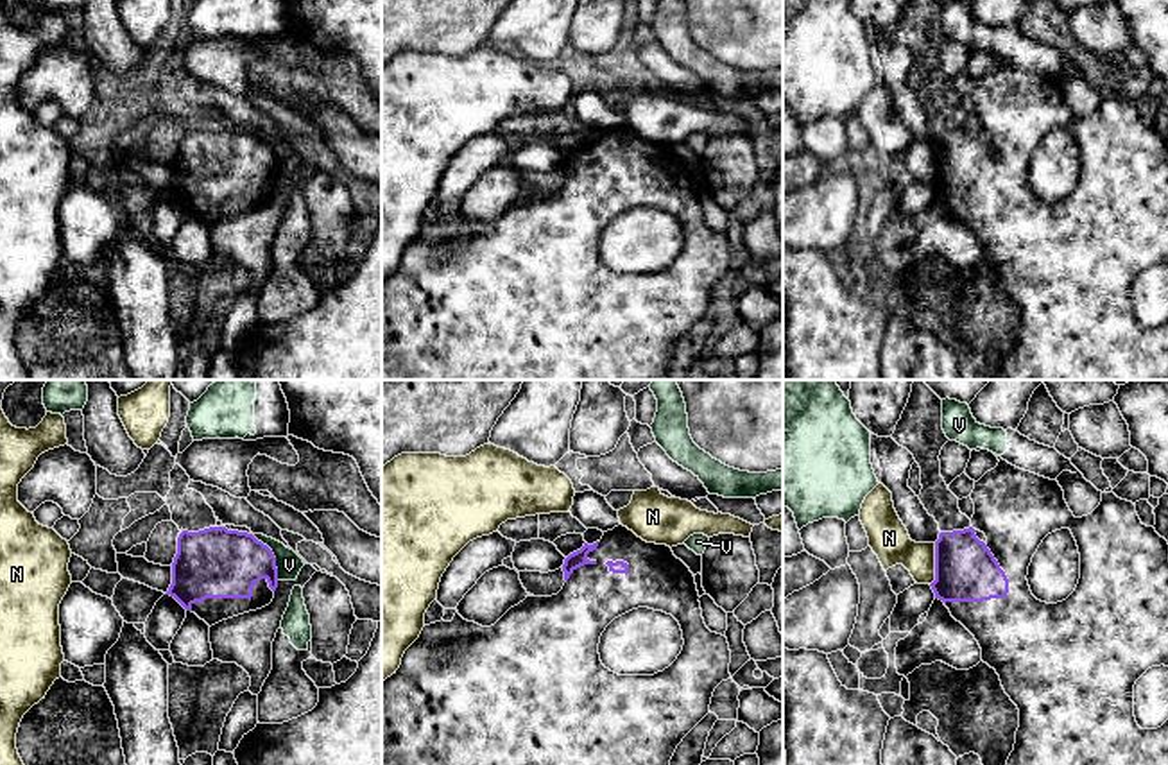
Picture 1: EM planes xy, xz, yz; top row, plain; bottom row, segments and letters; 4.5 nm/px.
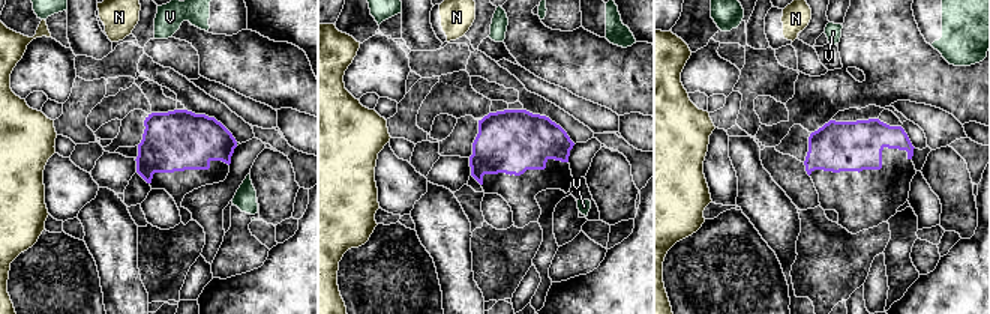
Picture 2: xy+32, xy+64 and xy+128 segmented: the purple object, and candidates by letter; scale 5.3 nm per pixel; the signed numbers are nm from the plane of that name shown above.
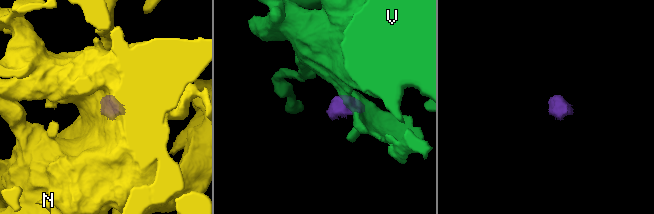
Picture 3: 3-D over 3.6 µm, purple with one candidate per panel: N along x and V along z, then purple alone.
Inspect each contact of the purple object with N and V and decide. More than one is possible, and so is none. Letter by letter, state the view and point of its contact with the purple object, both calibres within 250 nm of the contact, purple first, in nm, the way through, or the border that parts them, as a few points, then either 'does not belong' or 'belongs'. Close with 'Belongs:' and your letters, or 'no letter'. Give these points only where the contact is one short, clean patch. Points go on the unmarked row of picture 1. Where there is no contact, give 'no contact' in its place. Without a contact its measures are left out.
N: yz (936, 163) | 280/180 nm | along yz (936, 142), (936, 178), (930, 183) | does not belong
V: xy (273, 154) | 320/120 nm | along xy (251, 133), (271, 149), (278, 178) | does not belong
Belongs: no letter

